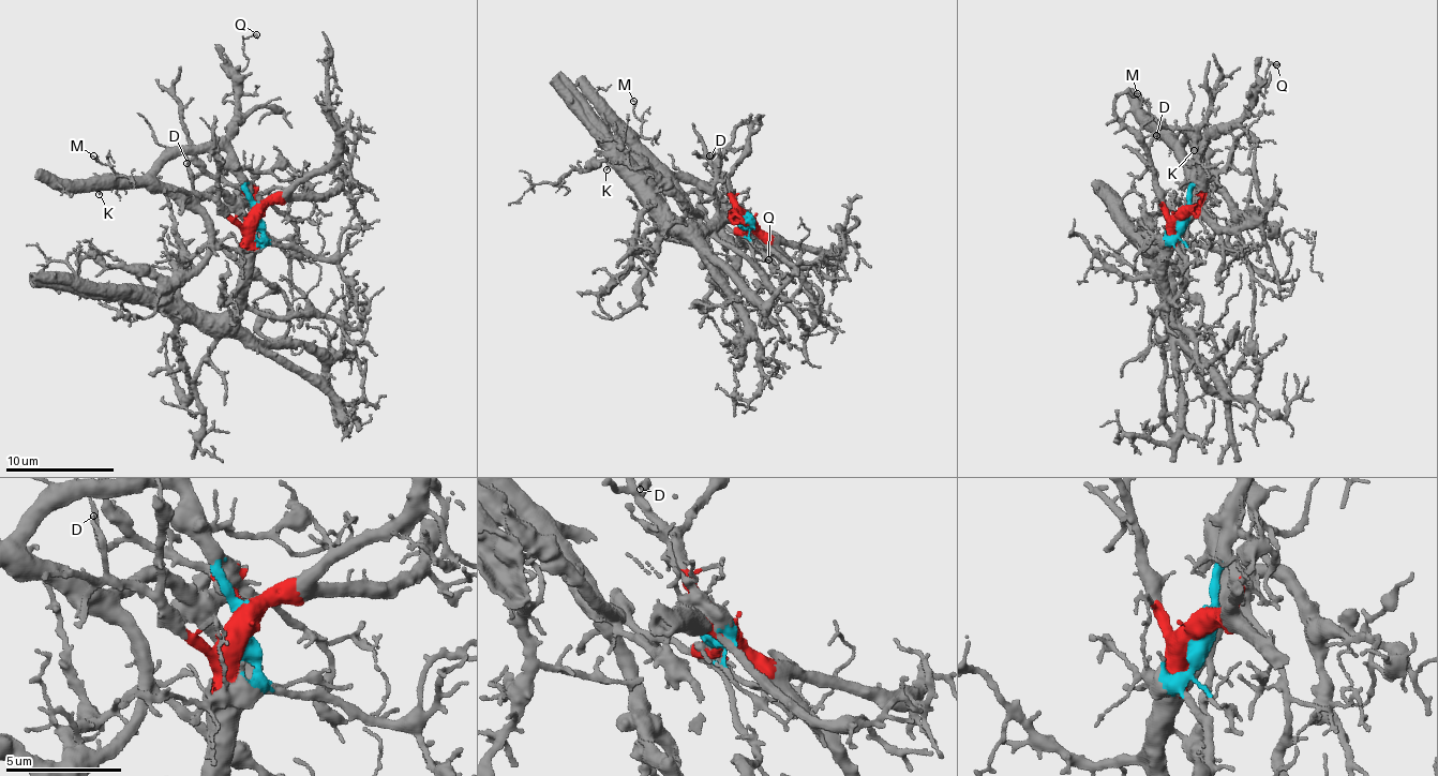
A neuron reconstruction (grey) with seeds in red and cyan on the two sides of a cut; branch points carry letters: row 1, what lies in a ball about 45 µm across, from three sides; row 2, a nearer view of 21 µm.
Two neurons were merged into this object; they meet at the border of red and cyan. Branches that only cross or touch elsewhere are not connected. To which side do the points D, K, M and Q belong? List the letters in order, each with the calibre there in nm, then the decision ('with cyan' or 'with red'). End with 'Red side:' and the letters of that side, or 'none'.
D: calibre 180 nm; with red
K: calibre 60 nm; with cyan
M: calibre 70 nm; with cyan
Q: calibre 110 nm; with cyan
Red side: D

